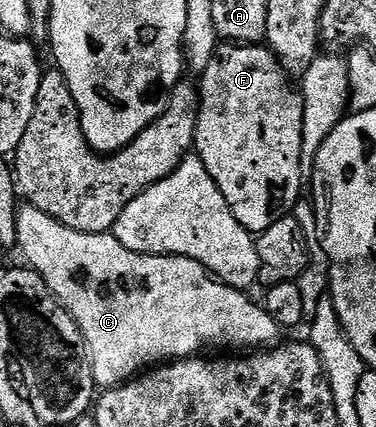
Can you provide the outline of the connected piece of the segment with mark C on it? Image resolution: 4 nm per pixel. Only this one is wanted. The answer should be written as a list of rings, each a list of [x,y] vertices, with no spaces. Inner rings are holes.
[[[27,203],[21,204],[16,211],[16,245],[18,249],[24,252],[24,257],[28,260],[25,262],[40,274],[40,278],[48,284],[50,291],[56,296],[56,300],[63,305],[64,310],[73,317],[76,326],[82,331],[84,342],[88,344],[88,361],[92,365],[92,378],[101,390],[111,389],[114,385],[122,385],[126,381],[131,381],[157,363],[171,363],[197,356],[201,351],[208,351],[204,349],[210,348],[211,345],[229,345],[232,348],[229,350],[232,351],[256,351],[261,347],[275,346],[281,340],[282,330],[280,326],[274,323],[274,319],[270,319],[270,315],[264,309],[263,304],[256,302],[255,305],[248,298],[249,294],[245,290],[235,289],[225,285],[223,281],[217,281],[208,270],[202,268],[194,259],[155,257],[149,253],[135,253],[126,247],[122,247],[122,243],[118,243],[118,239],[112,236],[111,232],[83,233],[82,231],[74,231],[70,227],[58,223],[58,219],[38,211],[38,207]]]

